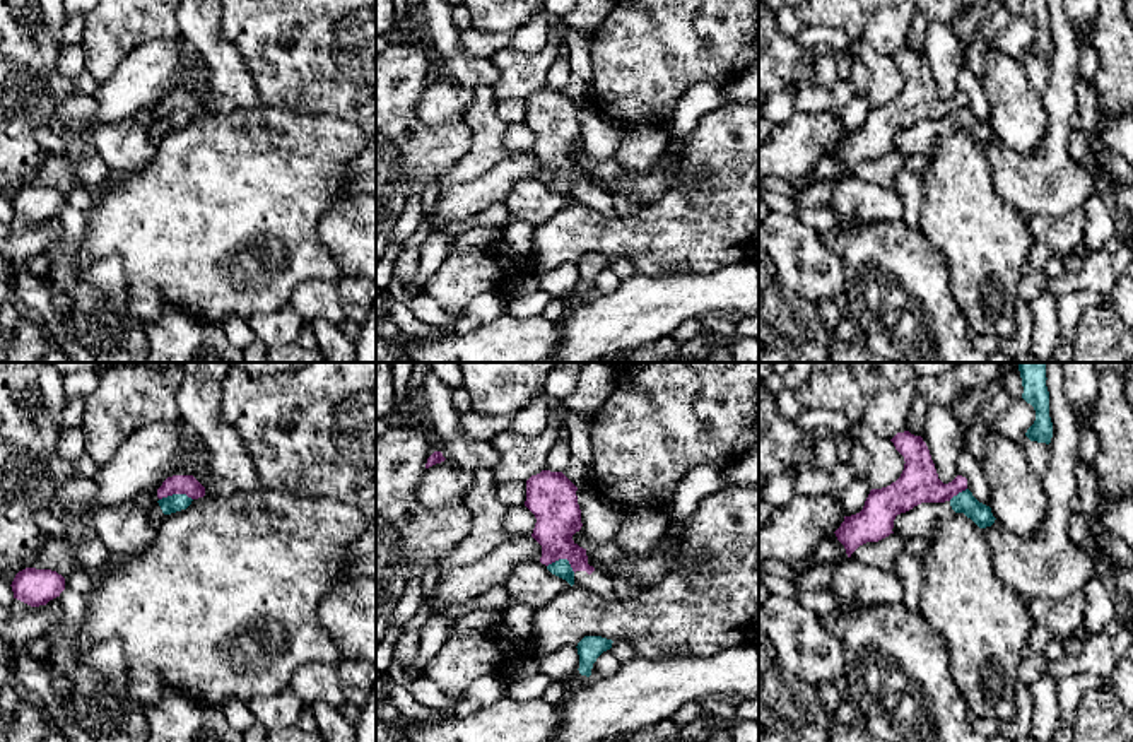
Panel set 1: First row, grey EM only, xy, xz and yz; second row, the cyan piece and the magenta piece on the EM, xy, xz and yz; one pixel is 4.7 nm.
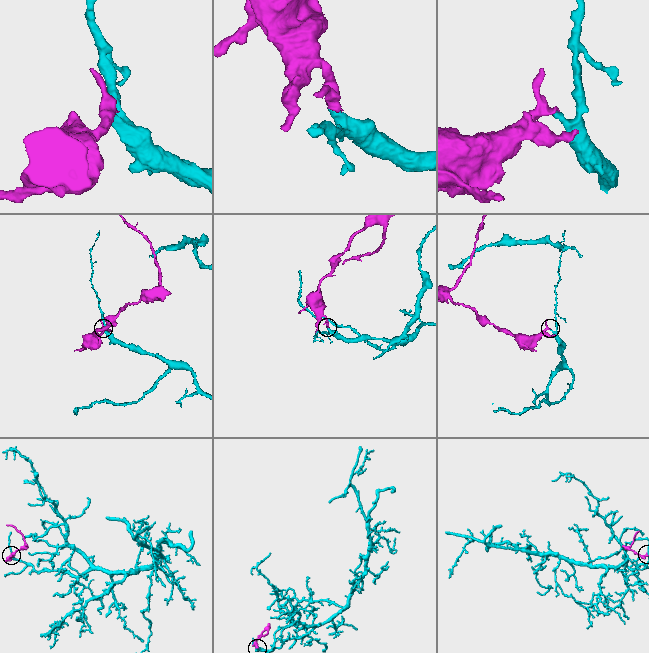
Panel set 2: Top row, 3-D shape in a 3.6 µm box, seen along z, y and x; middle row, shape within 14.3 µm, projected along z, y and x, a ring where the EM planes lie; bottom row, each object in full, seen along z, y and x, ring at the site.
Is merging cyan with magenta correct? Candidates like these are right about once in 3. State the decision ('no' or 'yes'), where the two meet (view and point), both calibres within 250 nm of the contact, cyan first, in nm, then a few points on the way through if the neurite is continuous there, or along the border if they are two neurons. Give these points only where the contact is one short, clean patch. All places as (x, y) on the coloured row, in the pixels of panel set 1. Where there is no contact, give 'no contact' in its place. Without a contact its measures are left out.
no; meets cyan in xy at (175, 494); 80 nm thick on the cyan side, 100 nm on the other; border along xy (192, 498), (168, 494), (159, 500)

